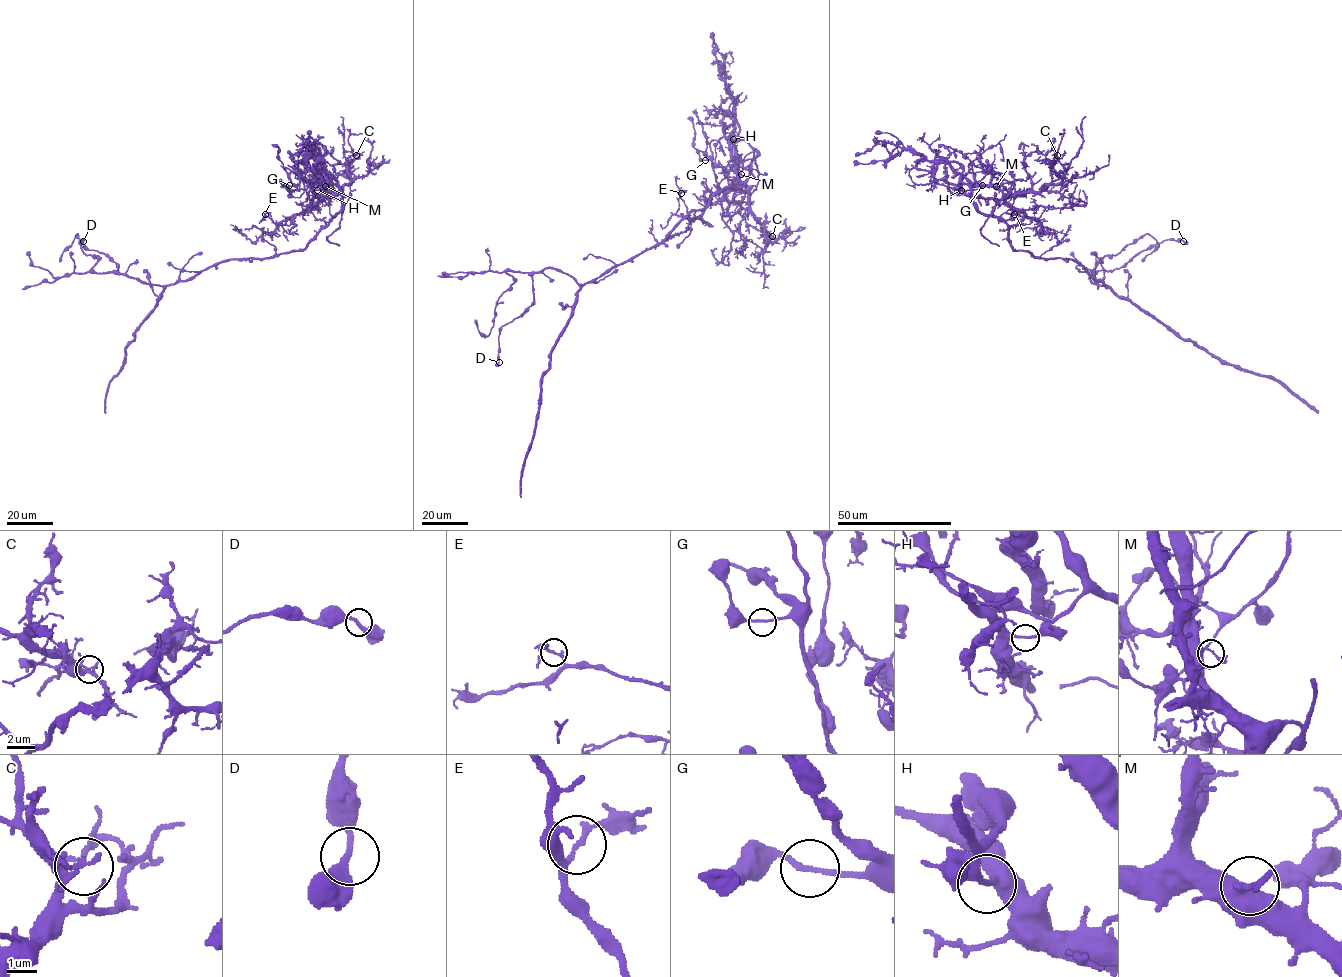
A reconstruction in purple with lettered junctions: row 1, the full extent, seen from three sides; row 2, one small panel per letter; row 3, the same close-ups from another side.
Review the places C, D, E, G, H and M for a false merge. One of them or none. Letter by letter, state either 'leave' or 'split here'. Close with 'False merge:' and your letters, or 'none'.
C: leave
D: leave
E: leave
G: leave
H: split here
M: leave
False merge: H

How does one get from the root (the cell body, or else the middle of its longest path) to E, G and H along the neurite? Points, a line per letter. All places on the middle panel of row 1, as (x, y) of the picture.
E: (652, 247), (713, 196), (743, 186), (753, 169), (758, 172), (756, 189), (735, 183), (694, 218), (681, 193)
G: (652, 247), (722, 190), (743, 186), (753, 169), (756, 188), (736, 192), (730, 201), (705, 160)
H: (652, 247), (690, 212), (702, 210), (722, 190), (744, 184), (757, 152), (742, 137), (733, 139)

